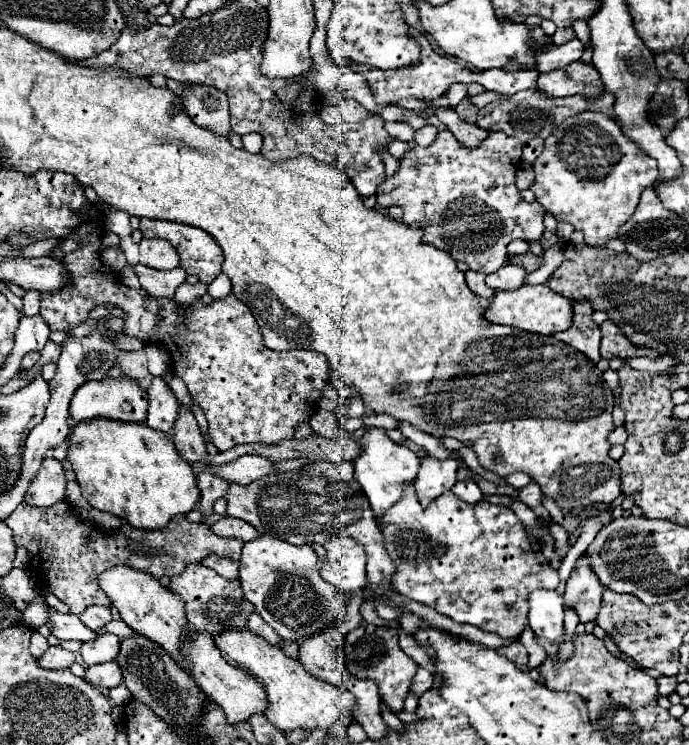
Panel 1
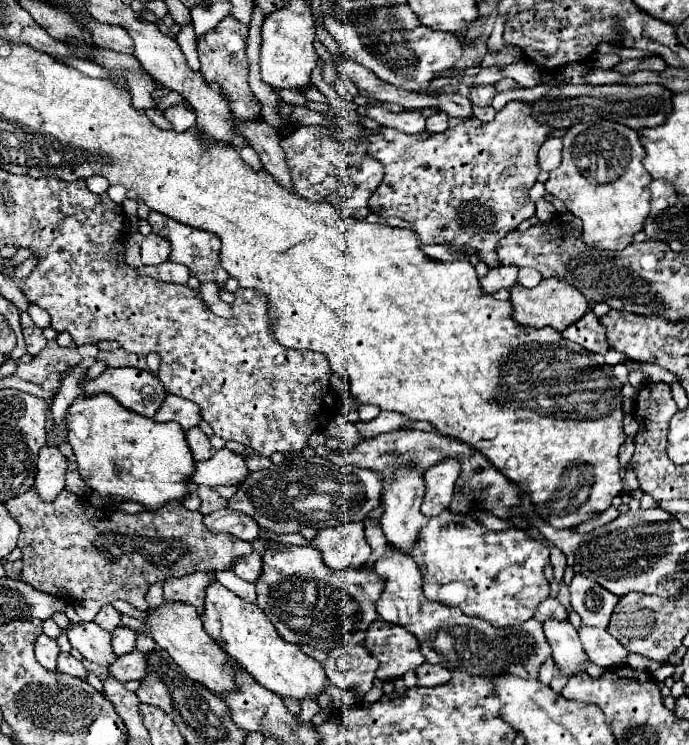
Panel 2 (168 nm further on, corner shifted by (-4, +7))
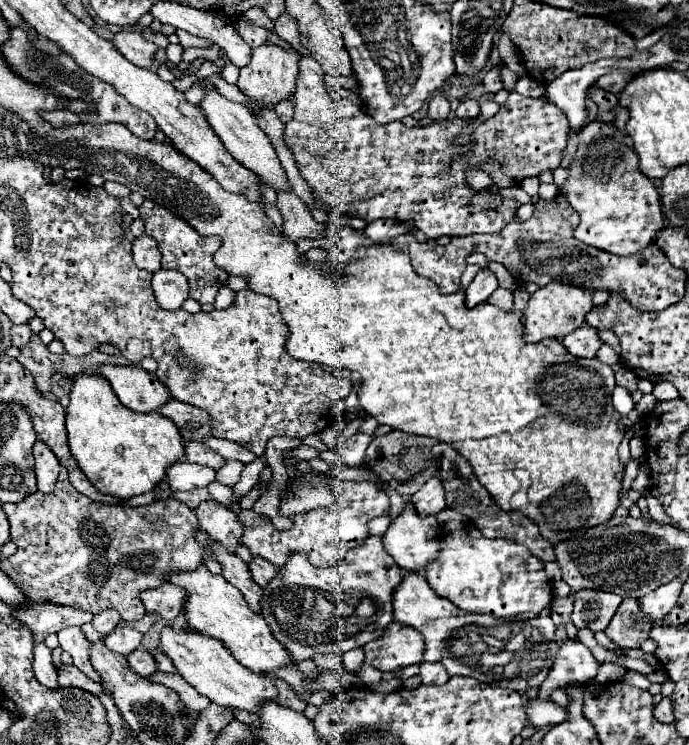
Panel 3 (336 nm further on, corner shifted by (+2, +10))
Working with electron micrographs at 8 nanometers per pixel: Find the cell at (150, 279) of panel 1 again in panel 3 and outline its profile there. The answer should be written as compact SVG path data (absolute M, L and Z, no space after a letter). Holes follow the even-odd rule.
M178 270L154 272L152 290L156 294L156 302L164 310L178 310L184 304L184 300L188 298L186 276L182 276L182 272L178 272Z

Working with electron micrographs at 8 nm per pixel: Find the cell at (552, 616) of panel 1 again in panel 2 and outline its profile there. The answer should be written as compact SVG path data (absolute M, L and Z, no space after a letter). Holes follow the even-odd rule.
M546 619L544 621L544 635L552 647L554 663L560 667L560 675L572 677L584 671L584 663L588 661L578 633L570 621Z

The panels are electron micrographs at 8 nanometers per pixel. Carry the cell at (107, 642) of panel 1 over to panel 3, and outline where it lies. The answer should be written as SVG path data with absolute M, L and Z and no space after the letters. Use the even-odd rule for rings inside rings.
M118 626L112 634L104 638L106 648L110 648L112 652L120 652L122 656L128 656L136 648L140 648L140 642L142 642L142 634L138 630L122 628L122 626Z

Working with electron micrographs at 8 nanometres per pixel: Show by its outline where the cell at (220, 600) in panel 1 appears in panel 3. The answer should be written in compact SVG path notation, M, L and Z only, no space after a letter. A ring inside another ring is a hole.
M164 582L158 588L144 590L140 594L140 600L142 600L146 612L156 612L164 620L174 620L176 616L182 614L184 598L186 598L186 592L178 586L168 584L168 582Z

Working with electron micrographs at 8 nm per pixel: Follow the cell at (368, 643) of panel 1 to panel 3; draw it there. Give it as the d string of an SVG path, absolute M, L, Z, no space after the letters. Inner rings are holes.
M392 622L388 632L366 644L366 662L378 668L380 672L396 672L410 664L420 664L424 656L424 640L422 634L398 622Z

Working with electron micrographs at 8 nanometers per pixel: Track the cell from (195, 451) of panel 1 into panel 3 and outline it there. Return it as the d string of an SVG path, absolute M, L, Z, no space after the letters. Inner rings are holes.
M188 442L186 444L186 462L208 466L212 470L220 470L224 466L224 458L218 456L212 448L208 448L204 442Z

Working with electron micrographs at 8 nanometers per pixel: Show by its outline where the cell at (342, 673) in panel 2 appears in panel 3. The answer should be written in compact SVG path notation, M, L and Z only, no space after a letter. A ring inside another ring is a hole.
M358 648L358 650L350 650L344 654L344 666L346 670L356 670L364 664L364 650Z

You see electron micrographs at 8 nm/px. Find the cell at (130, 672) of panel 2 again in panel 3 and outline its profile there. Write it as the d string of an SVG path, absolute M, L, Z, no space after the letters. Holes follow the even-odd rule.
M138 648L130 656L126 656L126 660L128 660L130 668L136 674L140 674L142 678L150 678L156 672L156 660L154 660L154 656L146 648Z

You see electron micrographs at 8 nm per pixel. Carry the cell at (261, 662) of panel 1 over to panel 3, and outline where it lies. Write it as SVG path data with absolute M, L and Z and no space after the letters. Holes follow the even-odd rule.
M204 564L190 572L172 572L166 576L166 582L180 586L186 590L186 600L184 600L184 616L188 620L188 626L194 628L196 632L204 636L212 636L214 640L220 640L232 656L250 668L252 672L270 672L280 666L286 666L292 662L290 654L278 640L274 640L268 624L260 614L250 612L242 592L234 588L230 582L224 580L224 576L212 574Z

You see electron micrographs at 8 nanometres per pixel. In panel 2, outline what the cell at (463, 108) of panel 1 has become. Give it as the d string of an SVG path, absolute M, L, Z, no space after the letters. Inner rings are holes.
M486 85L486 87L472 87L470 89L470 101L472 105L478 105L478 107L484 107L484 105L490 105L492 99L496 95L496 89L492 85Z

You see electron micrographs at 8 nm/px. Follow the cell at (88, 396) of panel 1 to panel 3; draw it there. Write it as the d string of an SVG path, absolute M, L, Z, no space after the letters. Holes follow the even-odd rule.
M100 366L98 372L112 384L118 400L134 412L156 412L172 398L156 374L140 366Z

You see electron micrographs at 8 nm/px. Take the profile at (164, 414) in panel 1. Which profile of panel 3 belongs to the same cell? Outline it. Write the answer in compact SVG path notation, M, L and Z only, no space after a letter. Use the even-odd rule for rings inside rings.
M170 400L158 412L178 426L184 440L204 442L208 436L212 436L212 416L202 408Z

